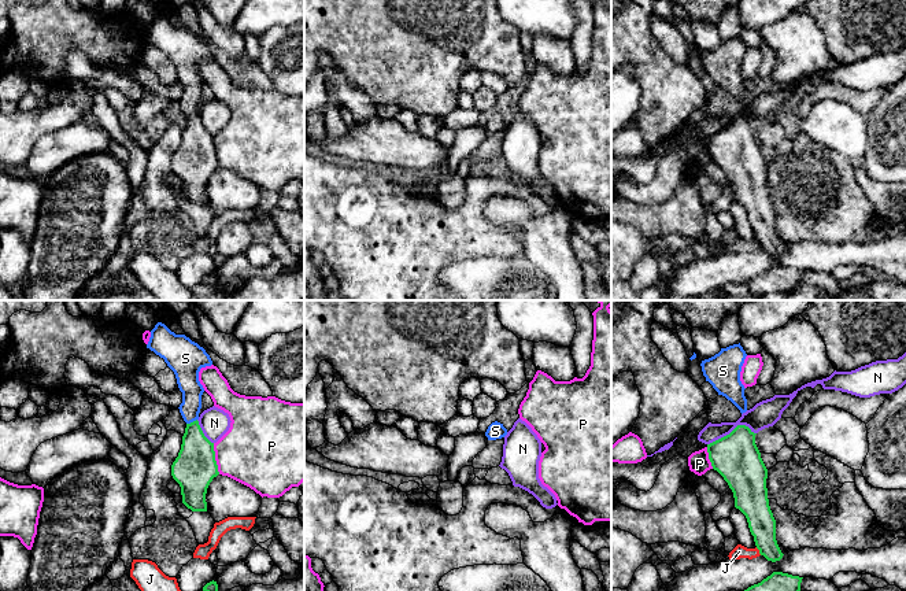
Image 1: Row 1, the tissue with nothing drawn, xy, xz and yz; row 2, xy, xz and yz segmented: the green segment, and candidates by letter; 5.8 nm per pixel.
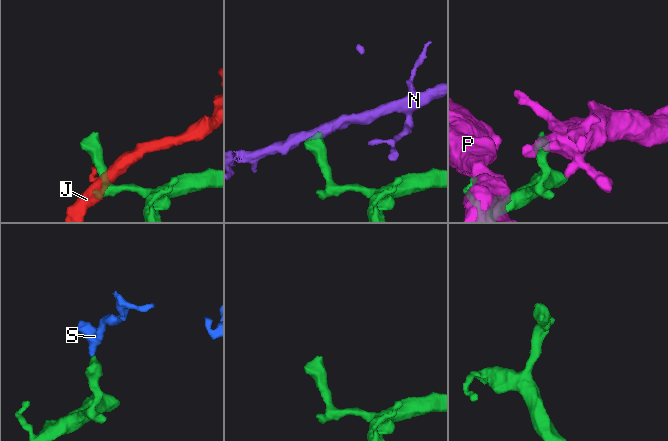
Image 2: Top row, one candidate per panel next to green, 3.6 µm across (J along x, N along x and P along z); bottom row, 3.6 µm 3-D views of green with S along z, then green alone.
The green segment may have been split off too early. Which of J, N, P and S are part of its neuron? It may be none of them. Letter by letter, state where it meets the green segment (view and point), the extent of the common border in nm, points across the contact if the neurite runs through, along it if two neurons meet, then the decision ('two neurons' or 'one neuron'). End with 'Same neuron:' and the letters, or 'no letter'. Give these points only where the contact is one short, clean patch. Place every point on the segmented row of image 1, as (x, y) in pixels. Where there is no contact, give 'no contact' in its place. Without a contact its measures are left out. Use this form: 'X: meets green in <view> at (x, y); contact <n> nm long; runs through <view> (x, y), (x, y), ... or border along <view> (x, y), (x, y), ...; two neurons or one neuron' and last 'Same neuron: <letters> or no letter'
J: meets green in yz at (760, 551); contact 60 nm long; border along yz (755, 547), (761, 554); two neurons
N: meets green in yz at (732, 431); contact 300 nm long; border along yz (755, 432), (744, 425), (736, 425), (728, 433), (707, 444); two neurons
P: meets green in xy at (214, 458); contact 190 nm long; two neurons
S: meets green in xy at (191, 423); contact 70 nm long; runs through xy (195, 465), (195, 443), (191, 423), (191, 387), (188, 381); one neuron
Same neuron: S

